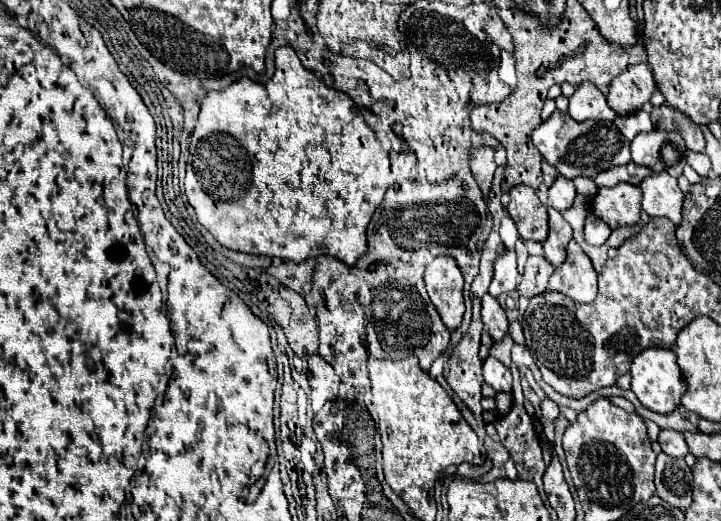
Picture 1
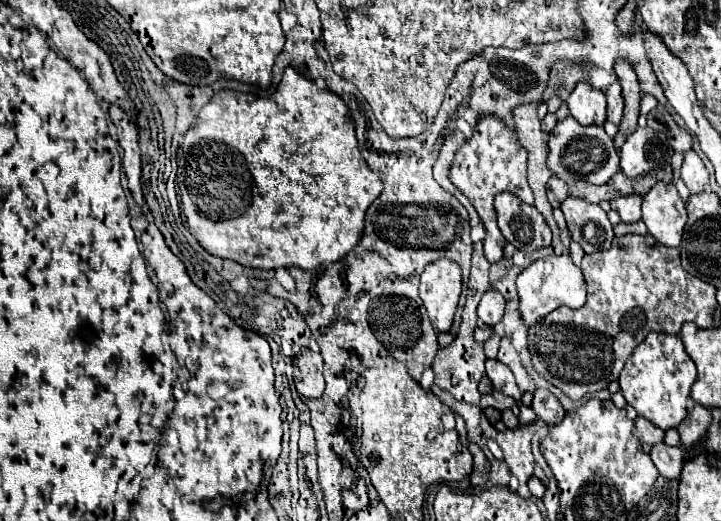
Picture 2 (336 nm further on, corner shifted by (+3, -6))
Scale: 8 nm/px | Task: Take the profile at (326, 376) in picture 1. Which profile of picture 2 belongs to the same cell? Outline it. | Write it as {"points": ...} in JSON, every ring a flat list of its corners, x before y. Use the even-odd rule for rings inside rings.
{"points":[[313,346,309,352,296,357,299,378,294,379,295,387,300,396,320,398,325,389,324,361,320,355,319,346]]}

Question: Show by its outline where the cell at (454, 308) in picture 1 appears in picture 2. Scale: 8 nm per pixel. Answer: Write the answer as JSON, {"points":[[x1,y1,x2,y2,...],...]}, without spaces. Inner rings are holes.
{"points":[[448,258,426,266,420,280,420,298,438,332,448,332,460,298,460,266]]}

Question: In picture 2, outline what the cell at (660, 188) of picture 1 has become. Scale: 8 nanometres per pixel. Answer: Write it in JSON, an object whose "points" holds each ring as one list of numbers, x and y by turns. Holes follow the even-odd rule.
{"points":[[658,182,642,202,642,220,648,232,668,248,678,248,686,224,686,208,674,184]]}

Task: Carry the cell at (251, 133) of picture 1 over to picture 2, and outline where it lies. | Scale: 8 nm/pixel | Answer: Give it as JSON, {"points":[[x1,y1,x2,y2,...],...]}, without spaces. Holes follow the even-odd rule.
{"points":[[286,68,282,82,280,82,276,92,270,98,260,98,256,94,244,94,244,92,234,92,234,90,220,90,218,94,212,96,212,100,198,112,194,124,190,130,184,134,184,140,180,142,178,148,178,172,176,172,176,186,180,194,180,206,182,214,186,218,186,226,190,234,198,240,198,244,210,252,212,256,234,260,242,266,248,268,290,268,298,266,302,270,312,270,328,262,338,262,342,260,362,238,364,230,364,214,370,206,372,200,376,200,382,192,382,180,378,174,374,174,368,164,364,162,358,142,356,142,356,126,352,126,348,106,338,94,332,94,330,90,320,90,312,80,300,76,294,72,294,68]]}

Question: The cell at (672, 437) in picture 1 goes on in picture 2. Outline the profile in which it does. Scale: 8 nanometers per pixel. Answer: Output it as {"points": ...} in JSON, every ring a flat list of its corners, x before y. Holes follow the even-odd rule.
{"points":[[638,416,636,422,634,422,634,436,636,436,640,442,644,442,644,444,654,446,654,444,662,442,662,438,664,438,664,430,660,430,658,426,654,426,654,424,648,422,646,418]]}

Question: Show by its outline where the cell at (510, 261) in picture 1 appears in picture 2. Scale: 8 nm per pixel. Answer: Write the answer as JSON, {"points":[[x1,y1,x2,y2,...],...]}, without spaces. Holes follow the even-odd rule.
{"points":[[484,116,474,126,472,138,464,142,464,146,456,152,452,166,450,166,450,182,470,200,470,204,476,208,484,228,484,256,490,264,498,262,502,258,504,250,504,236,500,234,498,222,496,222,496,210,494,210,494,196,498,192,509,191,527,204,534,204,533,192,526,182,526,150,516,142,516,132,506,126,504,120,496,116]]}

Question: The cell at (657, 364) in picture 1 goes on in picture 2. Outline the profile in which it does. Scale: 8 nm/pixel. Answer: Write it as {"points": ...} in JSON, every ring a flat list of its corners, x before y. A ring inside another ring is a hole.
{"points":[[652,332,636,350,632,358,628,358,622,374,620,374,620,390,626,402,646,420,656,424,662,430,676,428,688,414,688,398,690,388,696,382,696,366,692,358,686,354,680,336]]}

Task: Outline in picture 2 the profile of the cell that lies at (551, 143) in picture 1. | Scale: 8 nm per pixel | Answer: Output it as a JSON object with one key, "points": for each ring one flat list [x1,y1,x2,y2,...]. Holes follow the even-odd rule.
{"points":[[572,116,560,120,556,128,550,132,548,138,548,166,550,170,564,180,566,184,574,182,590,182,590,184,604,184,612,174,620,170,618,166,618,152,612,144,612,138,604,132,602,126,582,126]]}

